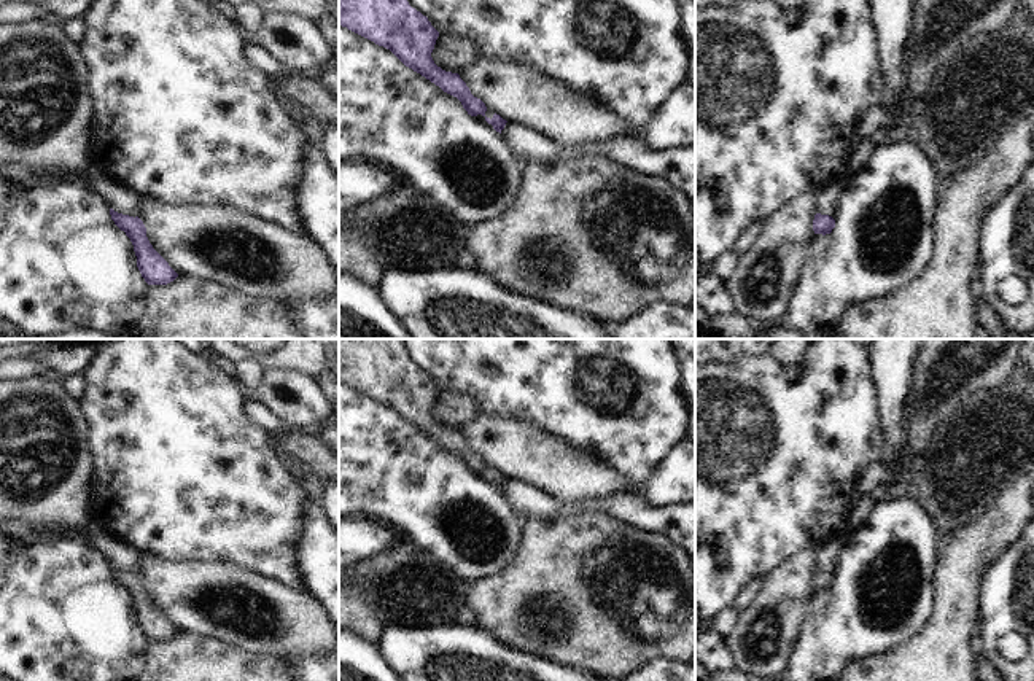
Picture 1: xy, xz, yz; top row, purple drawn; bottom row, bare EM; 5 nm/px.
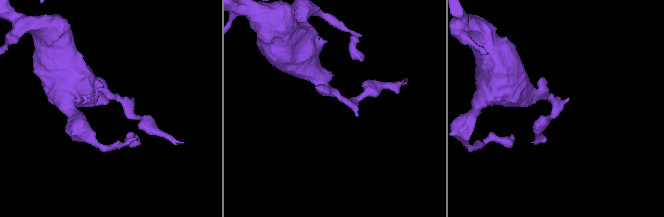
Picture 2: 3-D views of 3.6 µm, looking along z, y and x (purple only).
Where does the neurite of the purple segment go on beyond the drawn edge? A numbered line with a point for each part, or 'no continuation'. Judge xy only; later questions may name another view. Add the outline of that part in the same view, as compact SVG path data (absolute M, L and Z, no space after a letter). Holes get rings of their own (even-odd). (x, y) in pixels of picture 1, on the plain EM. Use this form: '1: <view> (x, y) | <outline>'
1: xy (120, 554) | M87 522L80 530L84 533L84 543L97 549L110 565L137 573L138 554L132 546L108 535L97 522Z

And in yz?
1: yz (827, 554) | M838 536L829 543L818 546L814 549L818 557L818 570L835 574L843 544L843 539Z

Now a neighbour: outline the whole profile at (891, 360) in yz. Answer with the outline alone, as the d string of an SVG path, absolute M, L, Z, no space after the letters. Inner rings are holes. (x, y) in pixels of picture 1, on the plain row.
M873 339L869 345L872 379L878 391L878 411L884 433L884 461L894 479L896 460L904 449L905 398L915 355L923 339Z

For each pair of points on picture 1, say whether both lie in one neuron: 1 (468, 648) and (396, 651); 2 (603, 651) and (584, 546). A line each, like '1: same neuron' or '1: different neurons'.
1: same neuron
2: same neuron

